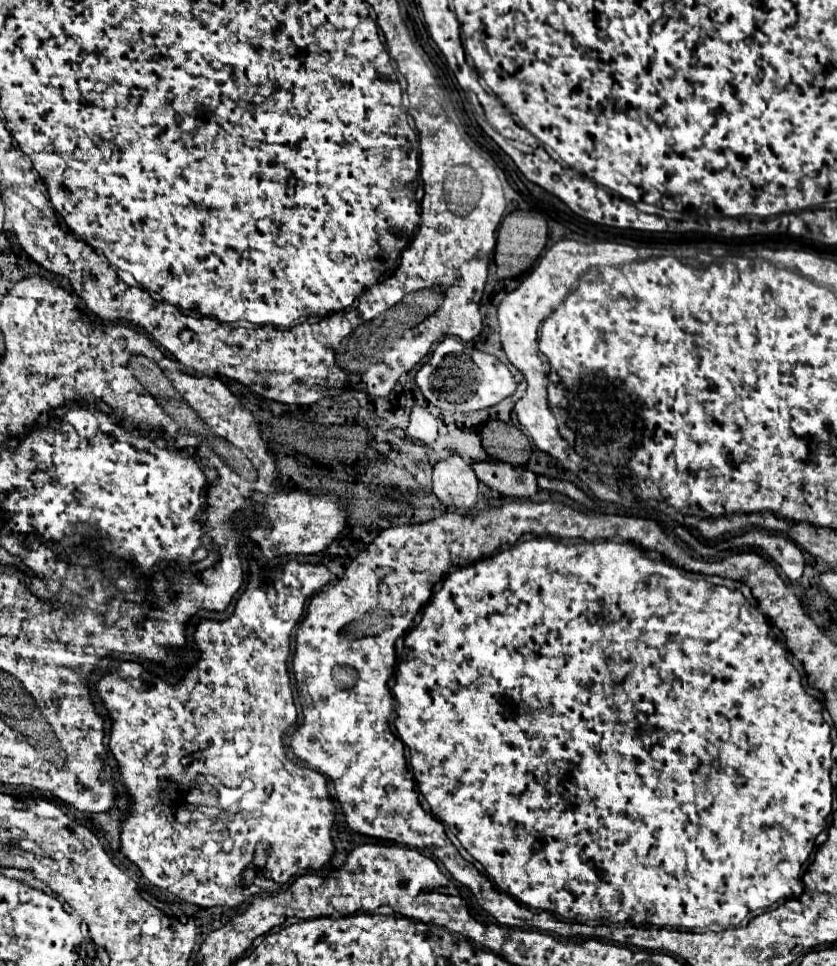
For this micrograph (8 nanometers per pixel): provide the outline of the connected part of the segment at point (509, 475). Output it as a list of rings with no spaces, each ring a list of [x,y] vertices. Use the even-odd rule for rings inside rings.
[[[477,461],[473,471],[479,481],[489,485],[507,497],[533,497],[537,493],[537,475],[523,467],[513,467],[509,463]]]

